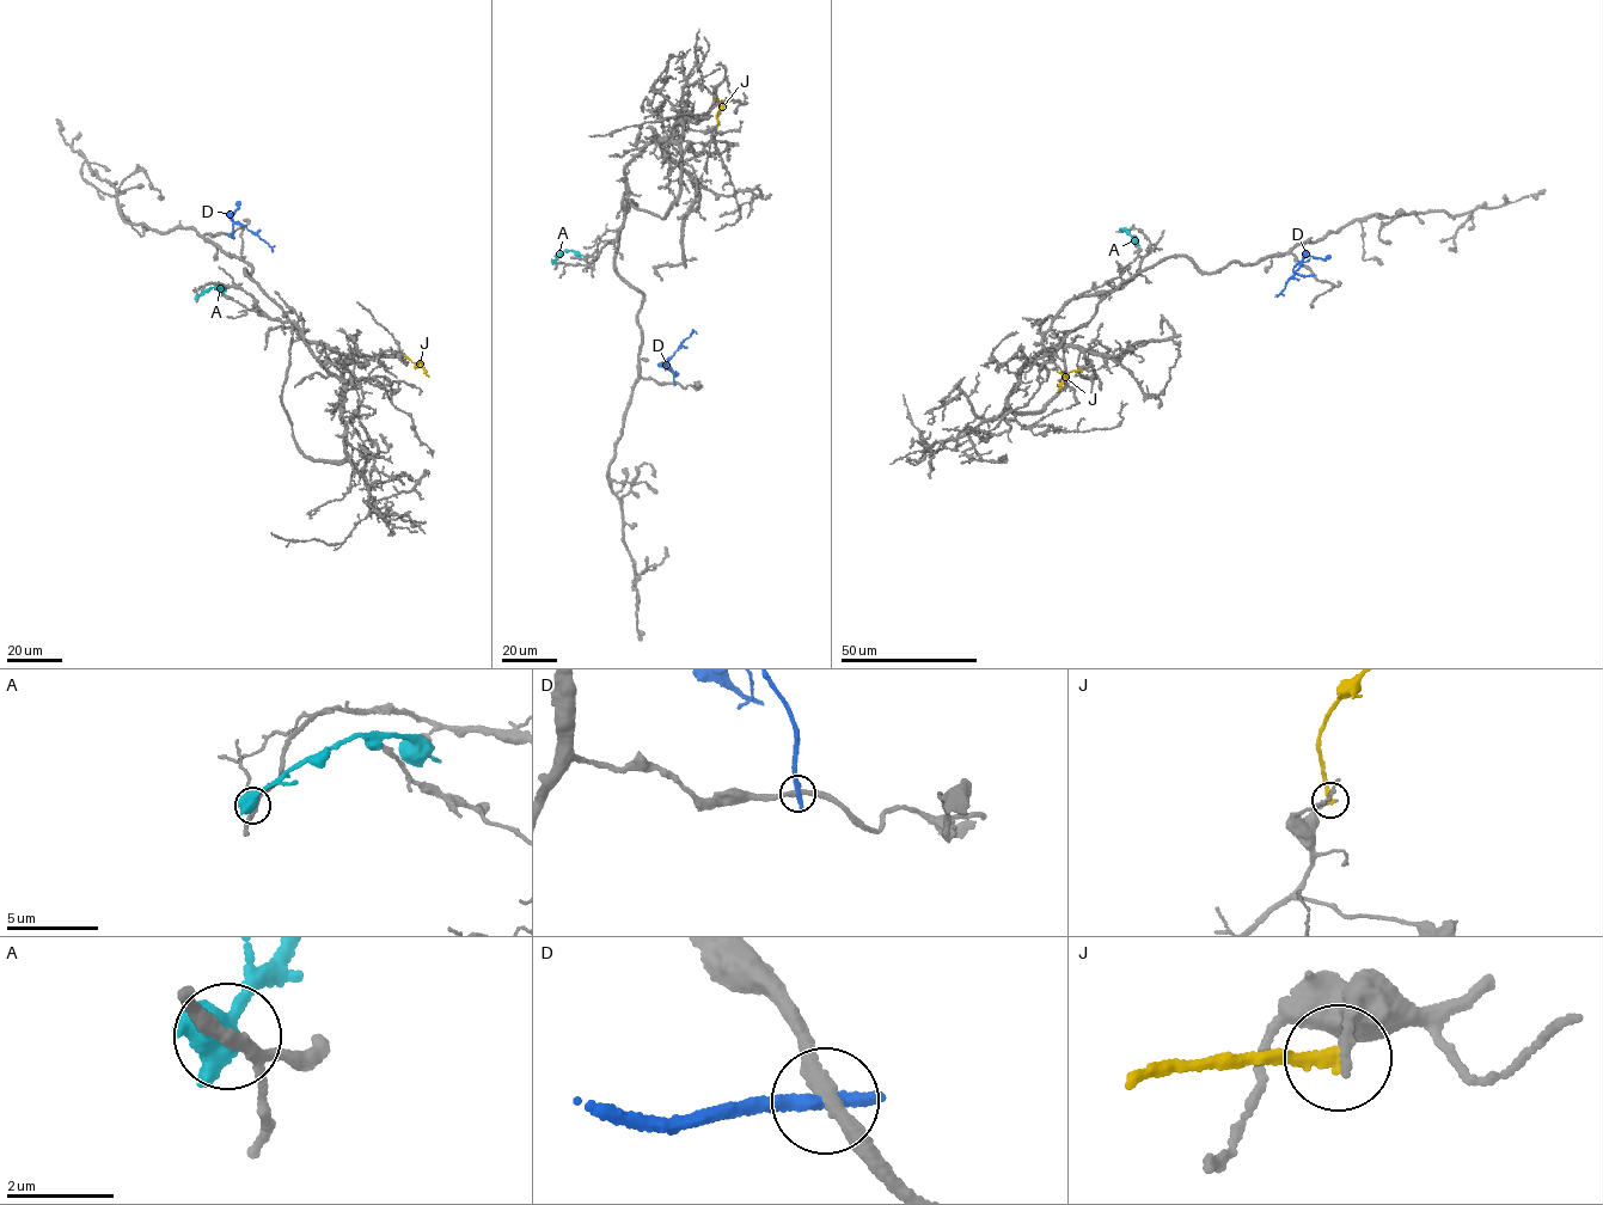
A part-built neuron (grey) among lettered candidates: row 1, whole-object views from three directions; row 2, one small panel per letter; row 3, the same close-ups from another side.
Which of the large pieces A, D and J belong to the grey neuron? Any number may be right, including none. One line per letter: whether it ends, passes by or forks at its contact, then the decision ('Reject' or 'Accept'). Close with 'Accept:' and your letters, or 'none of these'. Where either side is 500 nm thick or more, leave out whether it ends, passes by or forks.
A: Reject
D: It ends there. Reject
J: It ends there. Reject
Accept: none of these

